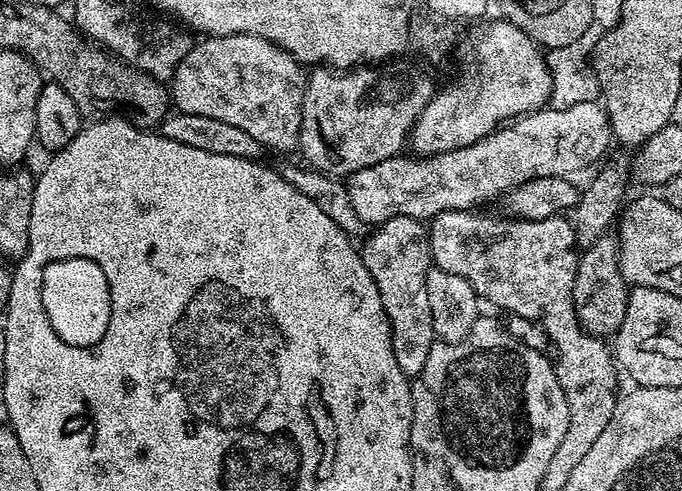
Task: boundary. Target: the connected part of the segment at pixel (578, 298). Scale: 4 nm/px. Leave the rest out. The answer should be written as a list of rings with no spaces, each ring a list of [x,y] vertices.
[[[611,235],[598,238],[588,248],[579,253],[574,274],[574,290],[572,301],[578,322],[584,332],[601,338],[615,337],[622,326],[622,318],[626,318],[626,302],[630,285],[620,273],[620,249]]]

